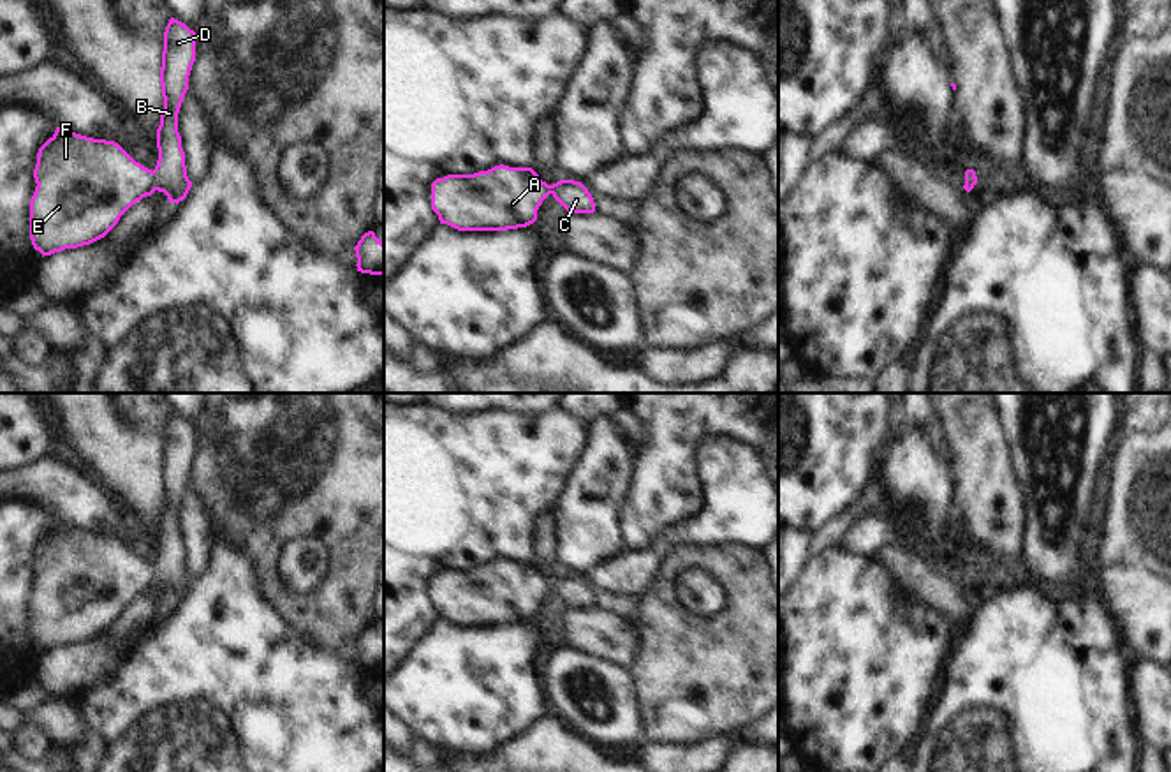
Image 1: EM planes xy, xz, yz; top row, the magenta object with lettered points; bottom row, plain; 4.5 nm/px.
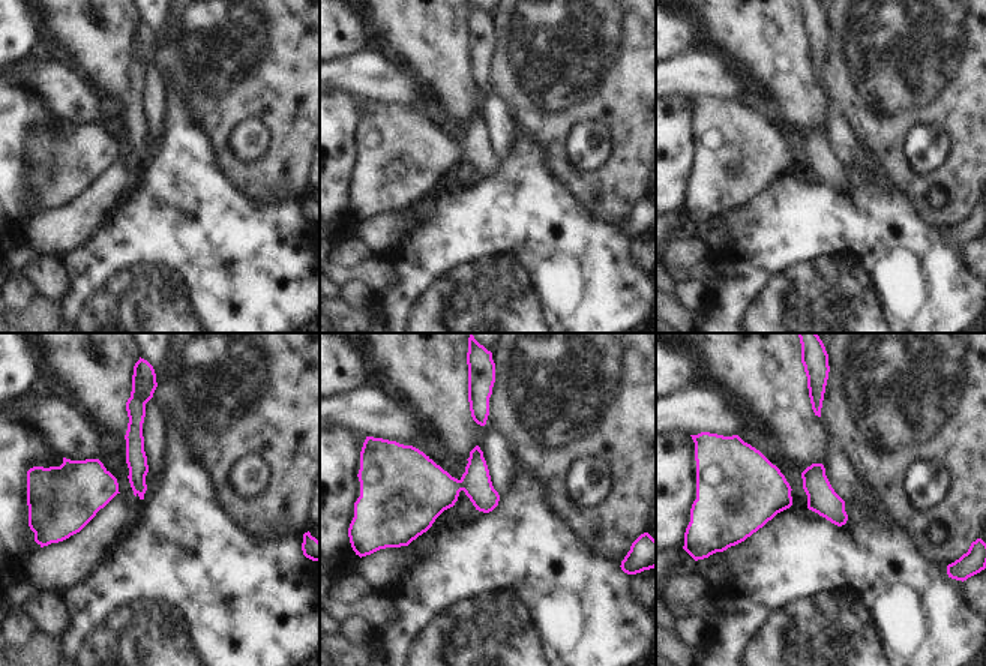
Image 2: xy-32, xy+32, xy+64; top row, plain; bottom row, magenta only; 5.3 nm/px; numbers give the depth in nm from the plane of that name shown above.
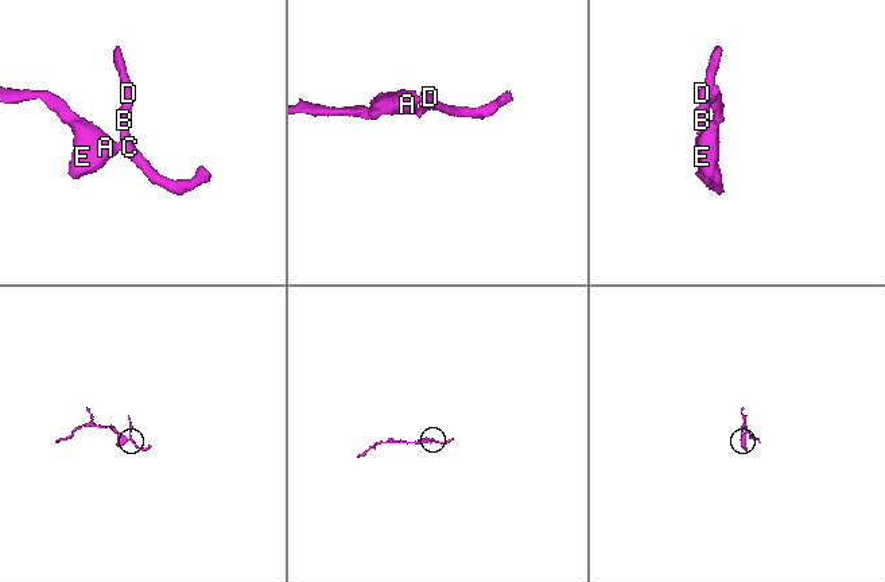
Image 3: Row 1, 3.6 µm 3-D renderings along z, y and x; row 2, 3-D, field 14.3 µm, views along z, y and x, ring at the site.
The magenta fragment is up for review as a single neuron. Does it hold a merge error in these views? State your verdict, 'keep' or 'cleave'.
keep

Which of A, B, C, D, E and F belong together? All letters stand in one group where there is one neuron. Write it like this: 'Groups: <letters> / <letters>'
Groups: A B C D E F.

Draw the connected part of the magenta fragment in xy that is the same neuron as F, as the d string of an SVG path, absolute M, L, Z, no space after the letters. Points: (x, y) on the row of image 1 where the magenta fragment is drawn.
M171 18L164 32L164 109L153 171L114 141L60 127L39 148L33 169L37 187L30 199L30 240L42 257L104 238L132 204L155 190L176 204L187 197L192 182L187 176L178 113L194 62L195 32Z

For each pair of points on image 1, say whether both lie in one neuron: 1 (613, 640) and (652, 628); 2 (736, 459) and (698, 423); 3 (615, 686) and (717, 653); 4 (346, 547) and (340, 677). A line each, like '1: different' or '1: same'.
1: different
2: different
3: different
4: different

